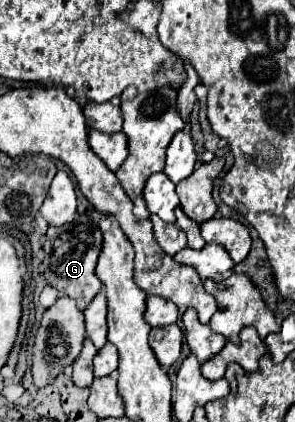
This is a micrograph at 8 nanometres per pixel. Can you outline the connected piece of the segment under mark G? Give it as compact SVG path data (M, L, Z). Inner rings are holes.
M79 215L75 221L67 223L67 225L49 227L47 241L51 243L49 267L43 273L47 285L55 287L61 295L75 299L77 307L81 311L85 311L87 305L93 301L93 297L101 289L101 281L95 277L95 265L97 265L101 241L103 241L101 229L87 215Z

